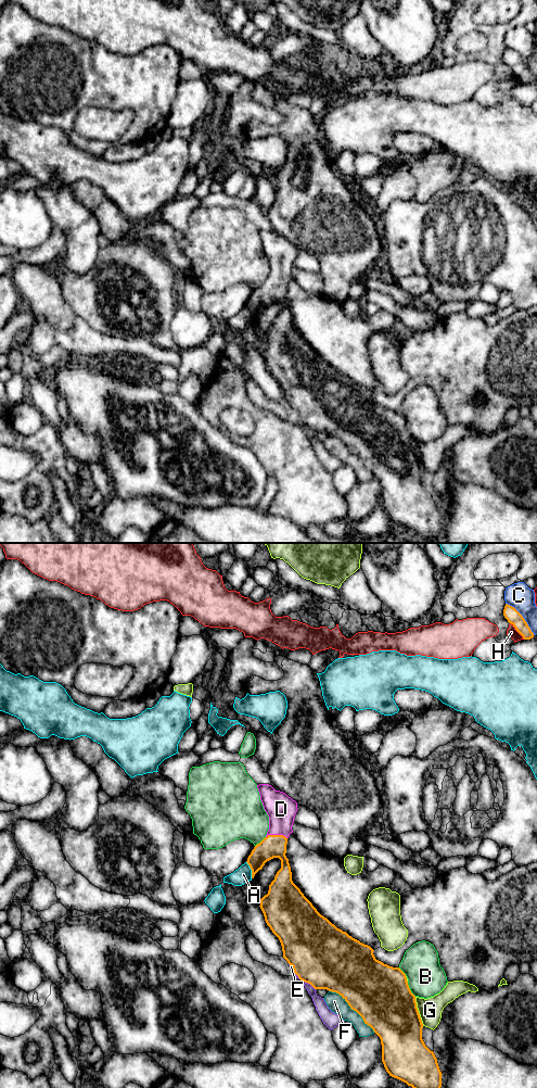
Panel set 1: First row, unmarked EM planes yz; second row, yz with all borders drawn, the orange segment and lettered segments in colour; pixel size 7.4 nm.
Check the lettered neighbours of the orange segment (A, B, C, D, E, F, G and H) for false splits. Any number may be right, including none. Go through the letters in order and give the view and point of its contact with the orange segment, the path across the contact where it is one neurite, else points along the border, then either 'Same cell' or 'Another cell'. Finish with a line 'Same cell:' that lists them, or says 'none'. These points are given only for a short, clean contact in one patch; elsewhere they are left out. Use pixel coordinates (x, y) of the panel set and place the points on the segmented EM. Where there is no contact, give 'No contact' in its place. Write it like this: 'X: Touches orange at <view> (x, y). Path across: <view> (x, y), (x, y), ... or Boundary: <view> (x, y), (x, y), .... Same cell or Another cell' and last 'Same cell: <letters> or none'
A: Touches orange at yz (251, 869). Another cell
B: Touches orange at yz (409, 989). Another cell
C: Touches orange at yz (522, 617). Another cell
D: Touches orange at yz (277, 835). Path across: yz (273, 846), (277, 835), (280, 829), (281, 809). Same cell
E: Touches orange at yz (308, 983). Another cell
F: Touches orange at yz (352, 1009). Another cell
G: Touches orange at yz (418, 1011). Another cell
H: Touches orange at yz (516, 630). Another cell
Same cell: D

